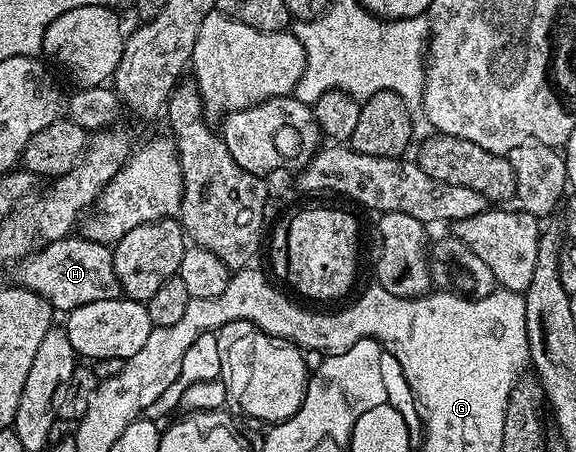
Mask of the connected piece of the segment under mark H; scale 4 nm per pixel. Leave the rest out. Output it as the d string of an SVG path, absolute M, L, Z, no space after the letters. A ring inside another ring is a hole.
M71 234L65 240L57 240L44 246L44 250L33 252L31 256L26 257L18 270L17 283L43 296L62 314L67 314L88 302L117 299L122 296L111 249L100 242L87 240L81 234Z

